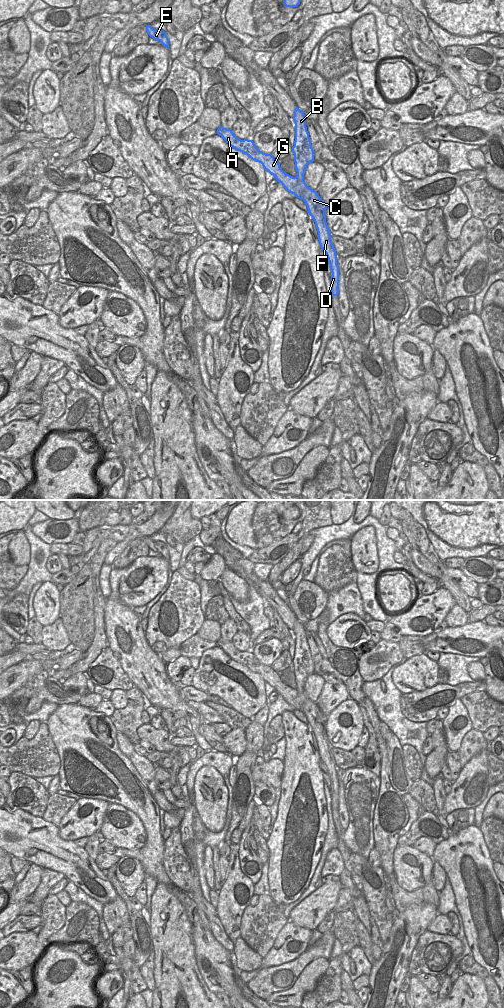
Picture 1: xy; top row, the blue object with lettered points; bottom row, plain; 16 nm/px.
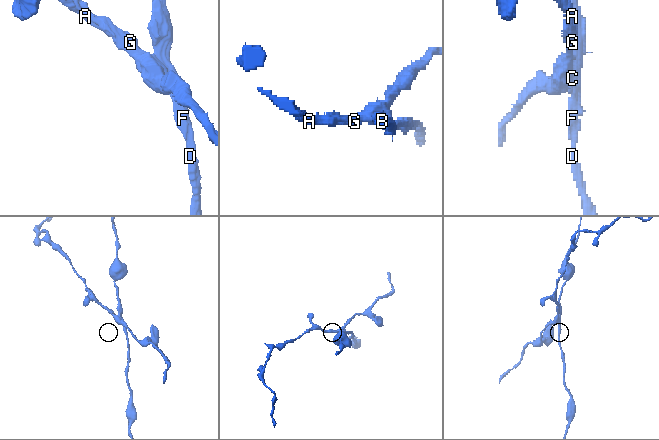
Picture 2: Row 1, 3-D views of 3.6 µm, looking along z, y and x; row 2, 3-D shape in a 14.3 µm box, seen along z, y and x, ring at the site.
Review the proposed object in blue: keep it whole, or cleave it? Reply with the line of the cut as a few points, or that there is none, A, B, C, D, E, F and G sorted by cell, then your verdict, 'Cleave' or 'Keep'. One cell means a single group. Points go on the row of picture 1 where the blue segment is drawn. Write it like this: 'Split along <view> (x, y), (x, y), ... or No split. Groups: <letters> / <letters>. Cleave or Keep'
Split along xy (307, 186), (304, 192), (304, 201), (307, 207). Groups: A E G / B C D F. Cleave

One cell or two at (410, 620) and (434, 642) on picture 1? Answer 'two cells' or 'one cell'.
two cells

